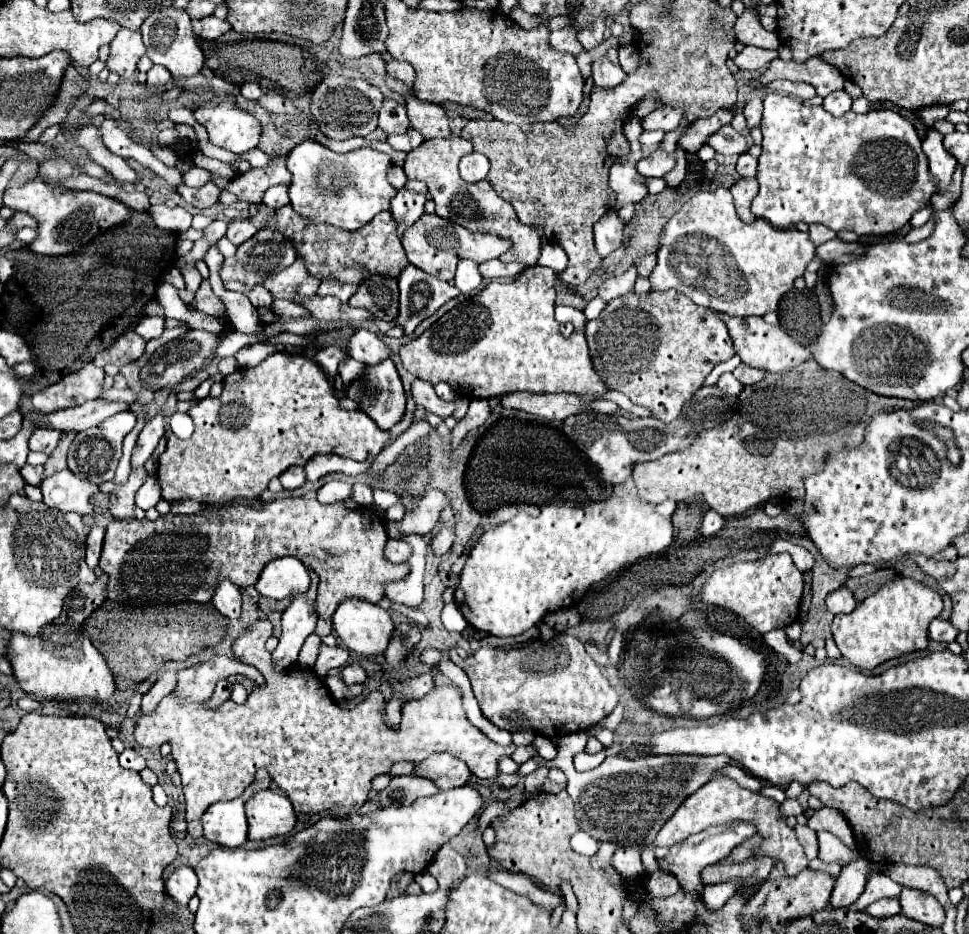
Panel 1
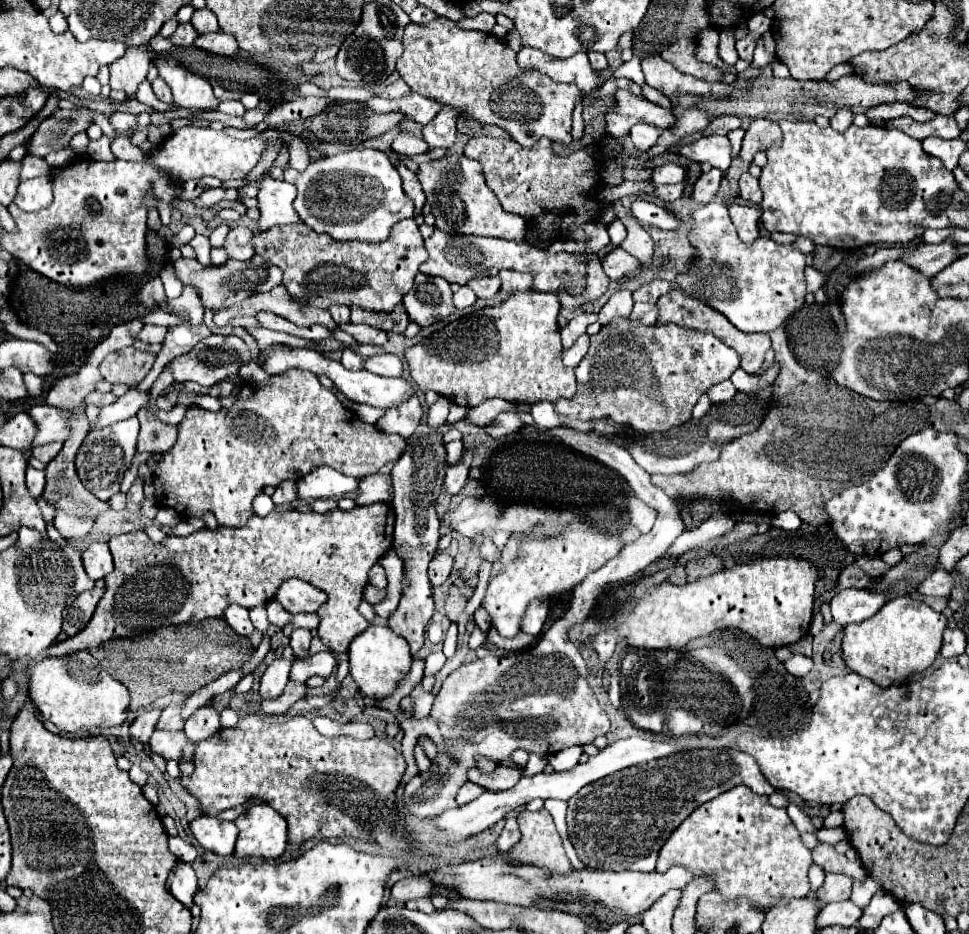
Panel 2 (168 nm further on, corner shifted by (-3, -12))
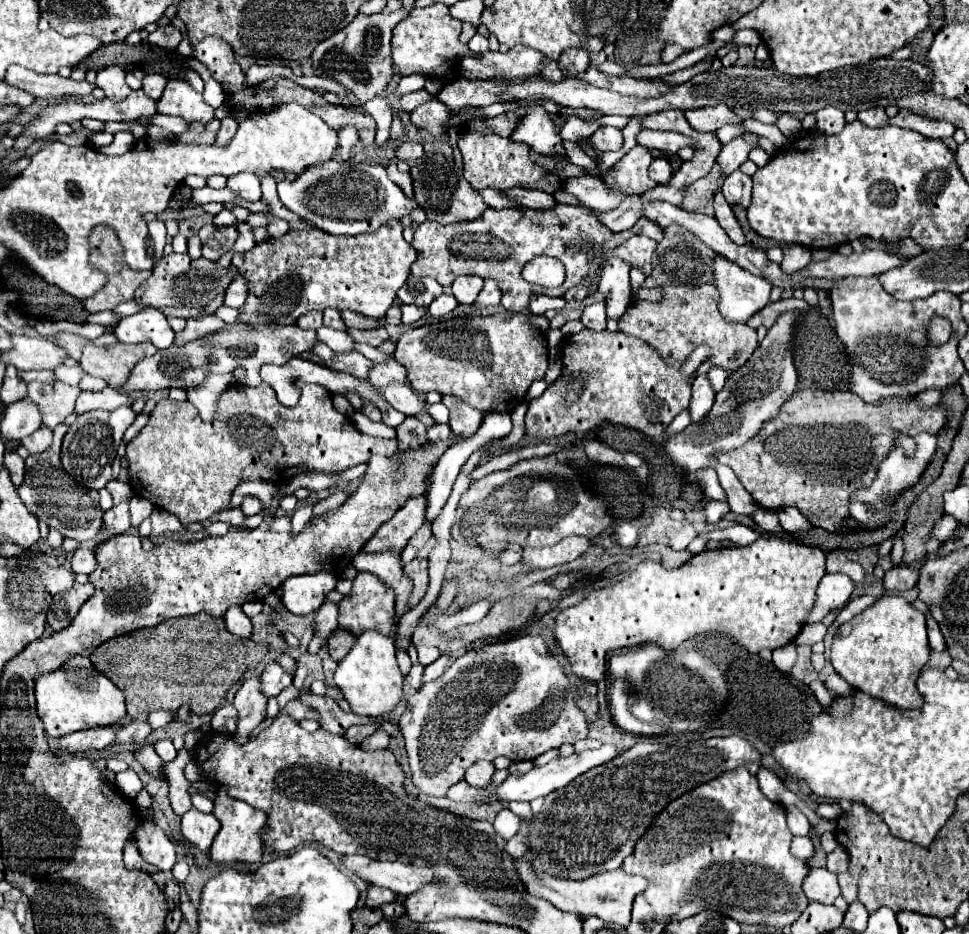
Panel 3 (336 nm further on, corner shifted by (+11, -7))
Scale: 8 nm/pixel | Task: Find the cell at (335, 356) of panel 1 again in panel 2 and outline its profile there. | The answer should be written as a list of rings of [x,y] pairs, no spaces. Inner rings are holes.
[[[344,348],[340,362],[342,362],[342,366],[348,368],[348,370],[362,370],[366,358],[360,356],[360,354],[356,354],[352,348]]]

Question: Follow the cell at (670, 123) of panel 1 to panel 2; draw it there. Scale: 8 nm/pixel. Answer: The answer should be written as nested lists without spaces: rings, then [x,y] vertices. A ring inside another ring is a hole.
[[[638,124],[638,126],[634,126],[634,128],[630,130],[628,138],[630,138],[630,142],[634,144],[634,148],[636,148],[638,152],[646,152],[646,150],[650,150],[650,146],[654,146],[654,142],[656,142],[658,136],[660,136],[660,132],[662,132],[662,130],[654,128],[654,126]]]

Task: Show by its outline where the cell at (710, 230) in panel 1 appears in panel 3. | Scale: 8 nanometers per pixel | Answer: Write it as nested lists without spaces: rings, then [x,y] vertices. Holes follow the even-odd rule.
[[[722,255],[712,257],[712,273],[714,273],[714,285],[716,285],[718,295],[720,295],[718,309],[728,323],[746,323],[760,309],[770,305],[772,283],[768,279],[756,277],[756,275],[748,273],[746,269],[740,269],[740,265],[736,265],[734,261],[728,261]]]

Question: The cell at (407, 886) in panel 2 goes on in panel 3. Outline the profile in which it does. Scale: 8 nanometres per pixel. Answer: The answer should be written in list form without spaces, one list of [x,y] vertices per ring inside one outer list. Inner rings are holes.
[[[370,887],[368,891],[368,899],[366,899],[366,905],[368,907],[380,907],[382,903],[388,903],[388,901],[396,901],[398,895],[392,893],[390,889],[384,889],[384,887]]]

